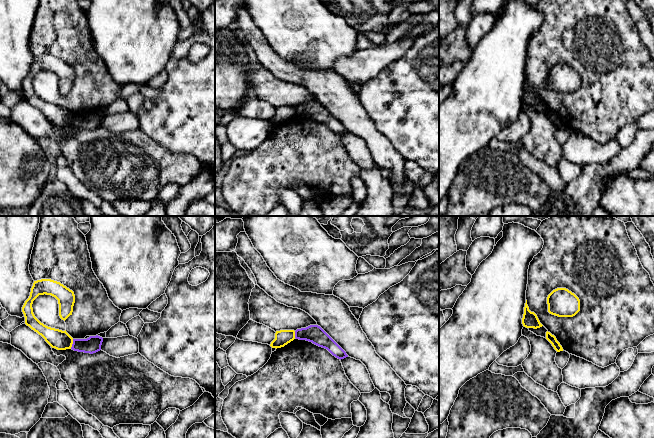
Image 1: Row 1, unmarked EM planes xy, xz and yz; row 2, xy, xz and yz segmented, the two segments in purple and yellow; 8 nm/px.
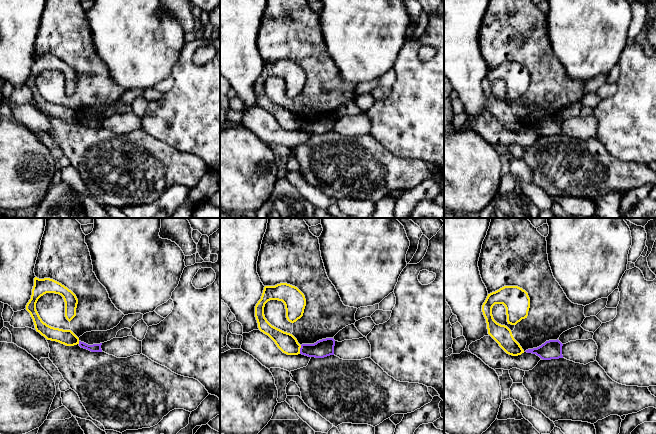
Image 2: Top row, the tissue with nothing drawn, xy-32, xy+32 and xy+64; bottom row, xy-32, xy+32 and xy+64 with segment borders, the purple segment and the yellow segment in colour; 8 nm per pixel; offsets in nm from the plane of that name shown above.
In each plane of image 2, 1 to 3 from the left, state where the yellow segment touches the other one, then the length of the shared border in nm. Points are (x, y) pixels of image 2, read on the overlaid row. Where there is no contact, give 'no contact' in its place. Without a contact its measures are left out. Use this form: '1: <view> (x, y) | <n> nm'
1: xy-32 (79, 342) | 30 nm
2: xy+32 (300, 349) | 70 nm
3: no contact

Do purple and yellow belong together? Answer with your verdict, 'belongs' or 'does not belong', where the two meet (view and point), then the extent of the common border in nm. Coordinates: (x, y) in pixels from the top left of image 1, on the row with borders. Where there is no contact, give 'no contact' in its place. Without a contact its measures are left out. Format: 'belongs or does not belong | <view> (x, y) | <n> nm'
does not belong | xy (72, 344) | 80 nm

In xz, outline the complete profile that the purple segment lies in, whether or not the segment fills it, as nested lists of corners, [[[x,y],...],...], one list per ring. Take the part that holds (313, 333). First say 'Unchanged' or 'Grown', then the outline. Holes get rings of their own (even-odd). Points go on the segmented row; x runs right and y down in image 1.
Unchanged. [[[310,325],[306,328],[297,329],[295,331],[295,338],[306,340],[325,348],[340,360],[348,357],[346,352],[318,325]]]

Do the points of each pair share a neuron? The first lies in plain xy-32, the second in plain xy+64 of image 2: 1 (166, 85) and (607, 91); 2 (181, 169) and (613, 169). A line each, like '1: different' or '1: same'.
1: different
2: same

